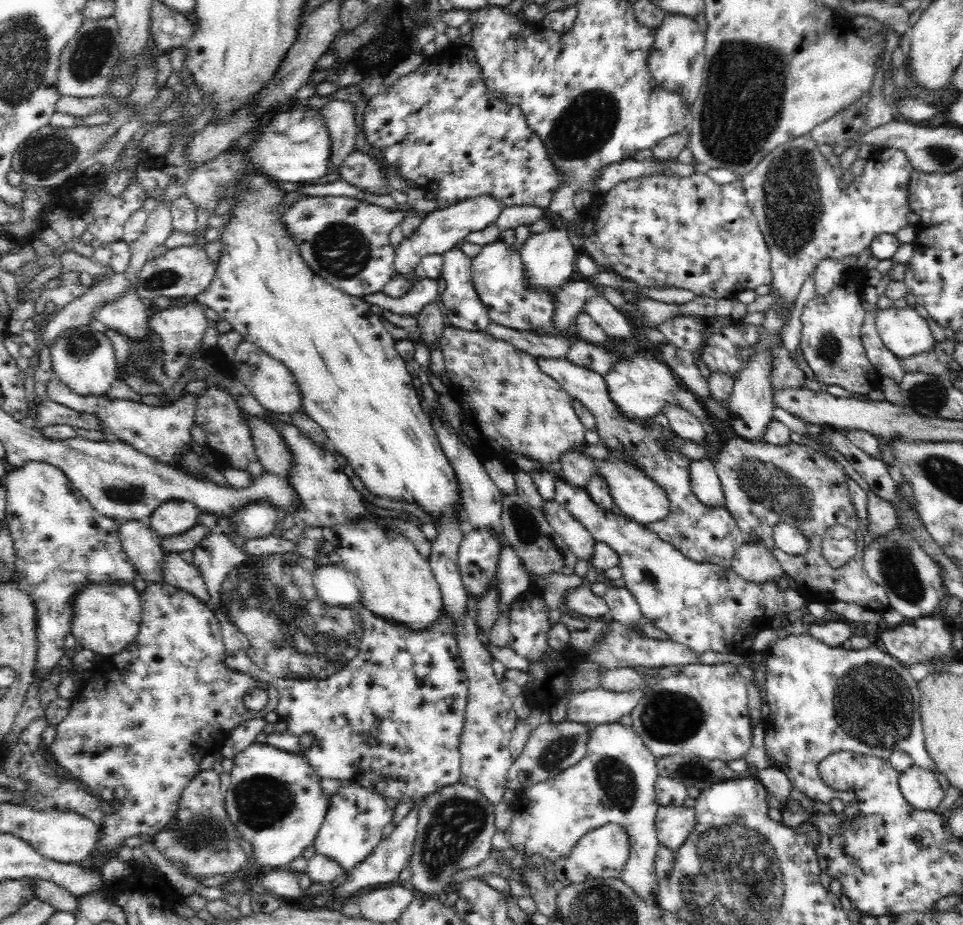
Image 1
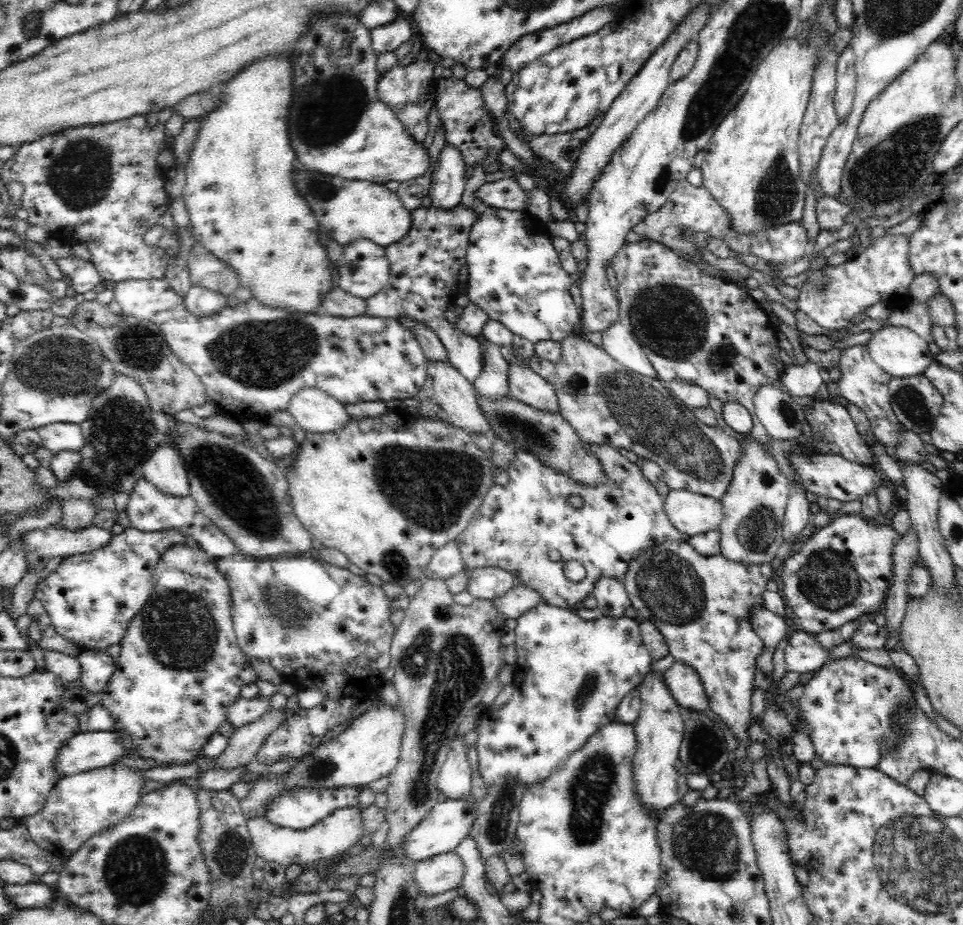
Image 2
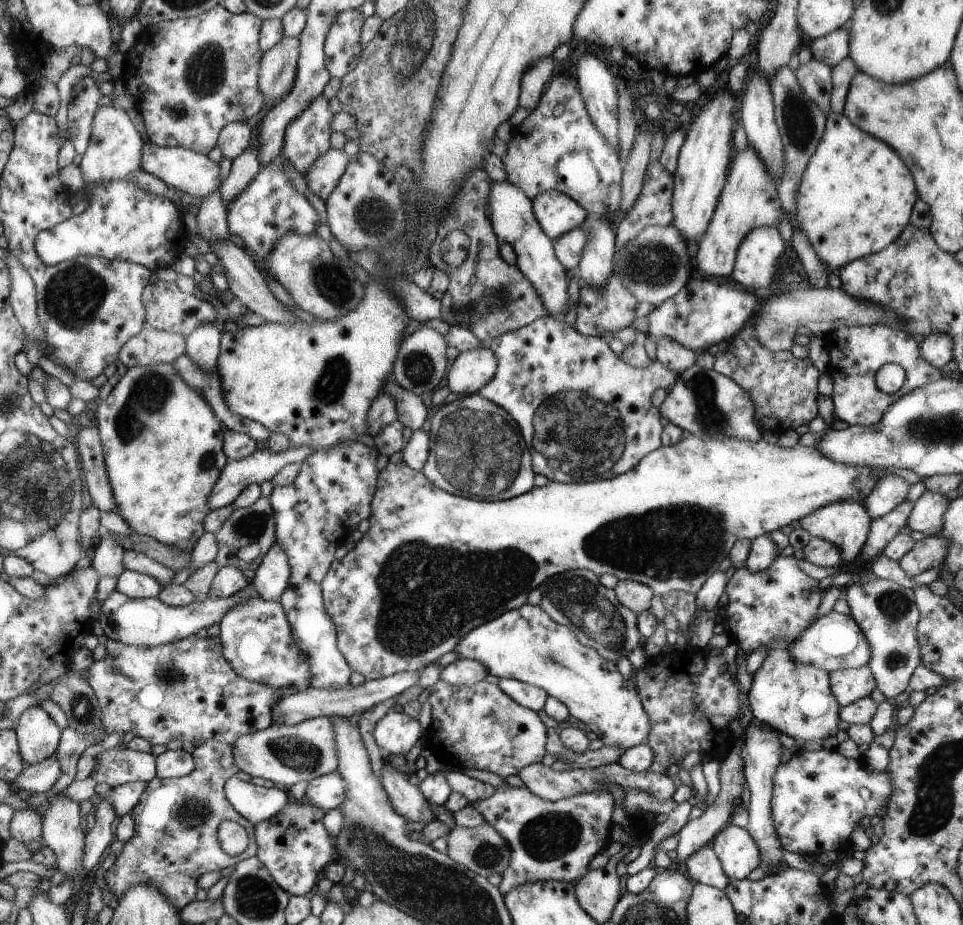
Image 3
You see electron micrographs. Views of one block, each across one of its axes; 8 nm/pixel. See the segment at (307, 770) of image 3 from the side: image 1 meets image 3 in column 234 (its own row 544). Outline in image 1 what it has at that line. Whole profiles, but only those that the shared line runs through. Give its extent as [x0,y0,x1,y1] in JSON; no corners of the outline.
[731,544,785,583]

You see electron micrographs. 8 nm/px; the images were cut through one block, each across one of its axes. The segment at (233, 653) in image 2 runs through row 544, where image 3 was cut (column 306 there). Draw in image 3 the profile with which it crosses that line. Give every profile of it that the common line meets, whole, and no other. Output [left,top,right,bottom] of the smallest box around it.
[306,150,351,201]

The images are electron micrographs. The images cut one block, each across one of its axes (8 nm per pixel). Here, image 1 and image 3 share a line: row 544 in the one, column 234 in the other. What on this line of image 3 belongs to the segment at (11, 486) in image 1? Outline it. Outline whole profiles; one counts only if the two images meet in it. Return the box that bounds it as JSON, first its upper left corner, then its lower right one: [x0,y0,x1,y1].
[122,3,263,155]

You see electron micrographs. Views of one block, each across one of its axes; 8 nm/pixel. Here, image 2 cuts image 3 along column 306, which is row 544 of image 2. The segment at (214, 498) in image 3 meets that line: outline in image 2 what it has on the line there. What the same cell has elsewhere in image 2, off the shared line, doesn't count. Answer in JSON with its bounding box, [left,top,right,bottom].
[422,541,464,580]

